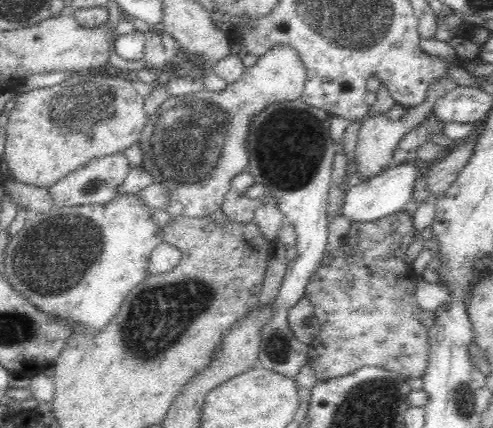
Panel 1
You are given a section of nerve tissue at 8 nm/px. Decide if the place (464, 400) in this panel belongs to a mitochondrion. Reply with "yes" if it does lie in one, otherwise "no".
yes

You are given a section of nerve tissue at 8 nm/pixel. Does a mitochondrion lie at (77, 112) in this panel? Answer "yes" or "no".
yes

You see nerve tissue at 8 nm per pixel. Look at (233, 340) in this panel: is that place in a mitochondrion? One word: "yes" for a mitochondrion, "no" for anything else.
no

